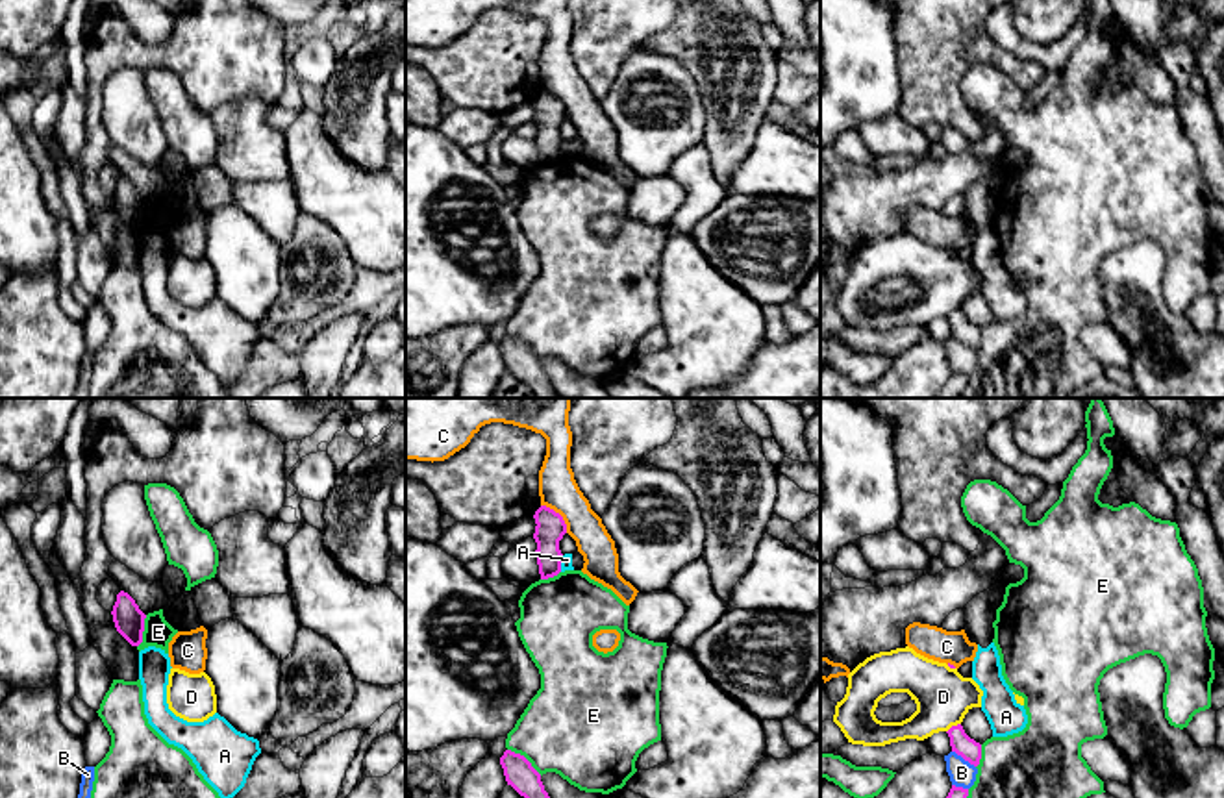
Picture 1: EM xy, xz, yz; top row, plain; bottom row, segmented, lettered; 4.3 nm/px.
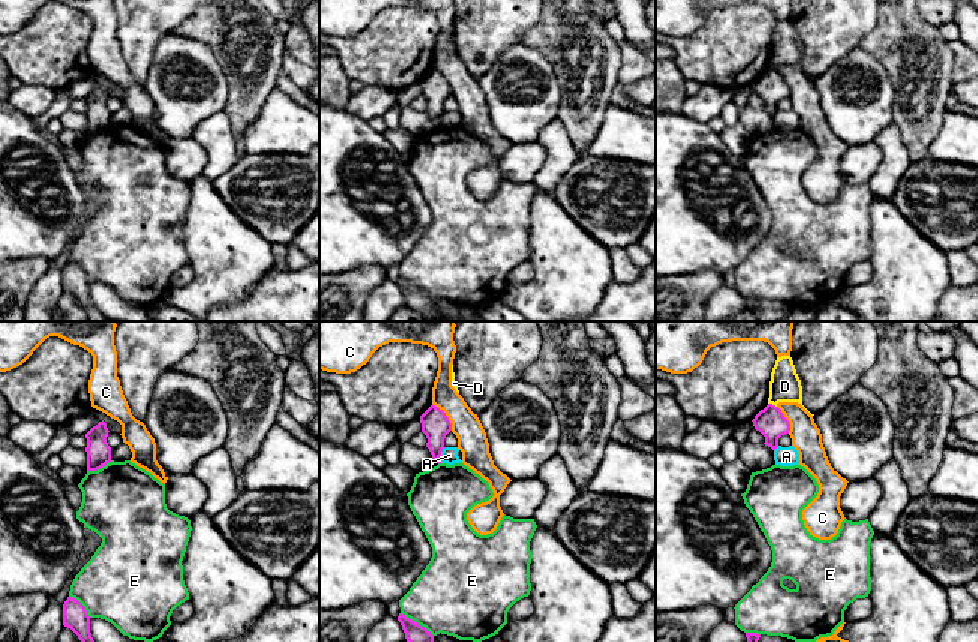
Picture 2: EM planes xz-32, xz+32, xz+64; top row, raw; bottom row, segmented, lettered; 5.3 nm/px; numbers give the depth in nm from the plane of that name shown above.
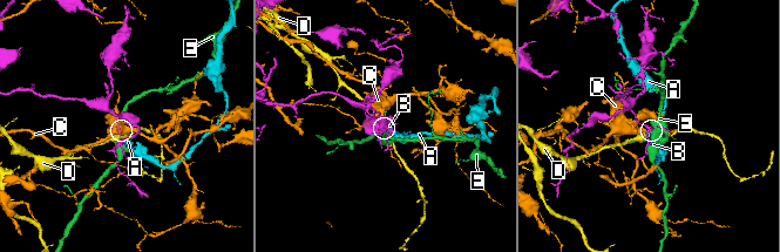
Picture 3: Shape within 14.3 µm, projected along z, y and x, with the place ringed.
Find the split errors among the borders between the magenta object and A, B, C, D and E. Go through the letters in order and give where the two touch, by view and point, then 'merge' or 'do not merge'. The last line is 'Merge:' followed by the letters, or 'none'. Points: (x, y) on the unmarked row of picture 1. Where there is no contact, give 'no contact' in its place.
A: contact xz (560, 149); do not merge
B: contact yz (963, 343); do not merge
C: contact xz (560, 100); do not merge
D: contact yz (952, 311); do not merge
E: contact xz (524, 343); do not merge
Merge: none

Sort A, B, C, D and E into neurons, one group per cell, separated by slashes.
A / B / C / D / E

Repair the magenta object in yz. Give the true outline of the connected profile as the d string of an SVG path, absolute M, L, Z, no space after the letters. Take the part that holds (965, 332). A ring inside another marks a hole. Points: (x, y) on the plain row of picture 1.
M952 311L948 317L952 337L961 341L970 350L978 352L981 344L981 330L970 324L963 311Z

